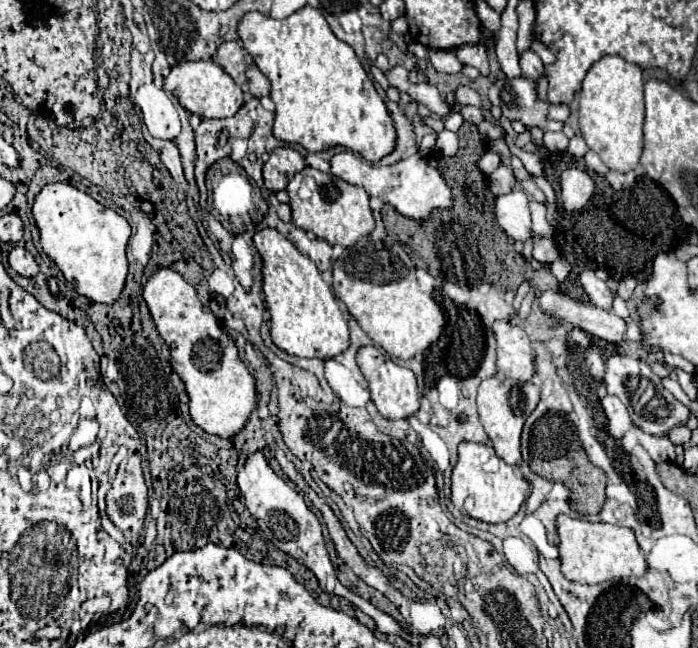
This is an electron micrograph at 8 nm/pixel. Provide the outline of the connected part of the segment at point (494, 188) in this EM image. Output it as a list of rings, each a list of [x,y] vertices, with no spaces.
[[[501,164],[501,166],[489,176],[489,182],[491,182],[491,192],[493,192],[495,196],[500,196],[512,190],[516,179],[511,168],[507,168],[507,166]]]

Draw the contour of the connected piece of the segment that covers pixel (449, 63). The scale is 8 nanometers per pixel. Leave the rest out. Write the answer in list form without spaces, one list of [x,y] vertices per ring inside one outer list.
[[[429,50],[429,60],[437,72],[457,74],[463,70],[463,64],[451,50]]]

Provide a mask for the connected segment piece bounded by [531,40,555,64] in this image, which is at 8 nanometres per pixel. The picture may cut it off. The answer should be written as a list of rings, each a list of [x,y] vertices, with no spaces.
[[[533,40],[533,42],[531,42],[531,50],[535,50],[535,52],[541,56],[541,60],[543,60],[545,64],[553,64],[553,62],[555,62],[555,54],[553,54],[543,42]]]

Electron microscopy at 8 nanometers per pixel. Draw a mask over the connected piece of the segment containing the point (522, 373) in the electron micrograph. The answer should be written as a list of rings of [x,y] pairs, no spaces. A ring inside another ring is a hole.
[[[495,322],[493,332],[497,336],[497,378],[531,382],[537,366],[527,332],[509,322]]]

